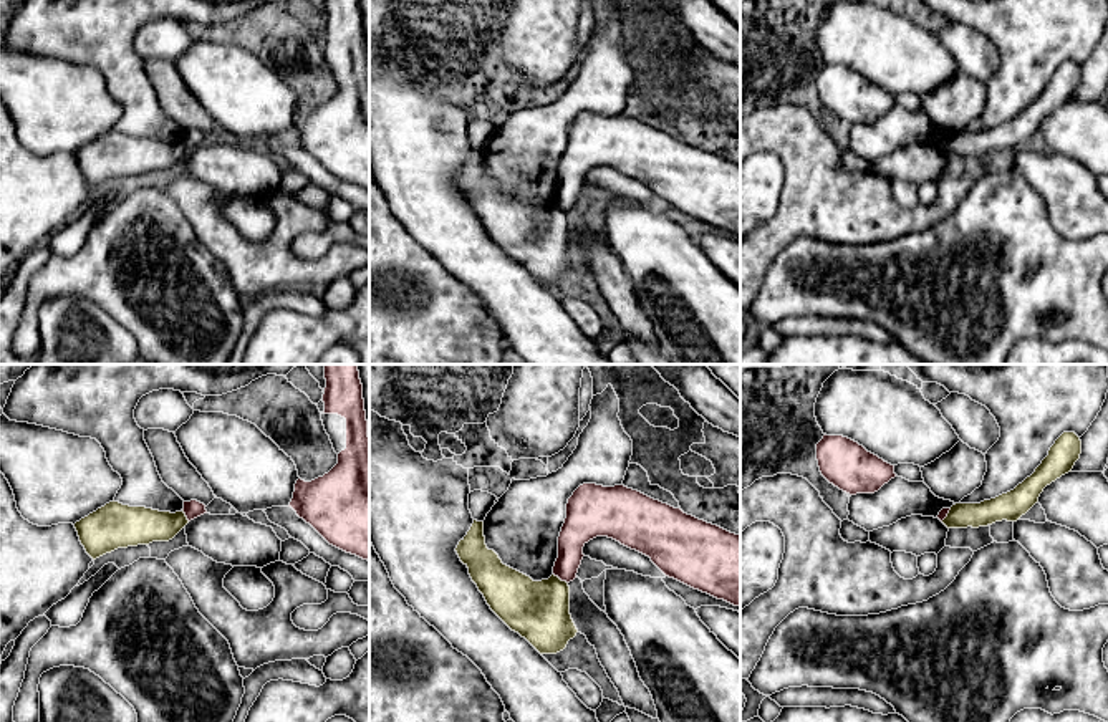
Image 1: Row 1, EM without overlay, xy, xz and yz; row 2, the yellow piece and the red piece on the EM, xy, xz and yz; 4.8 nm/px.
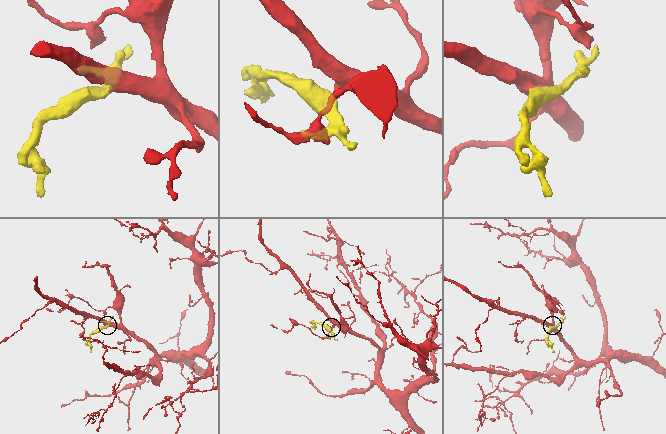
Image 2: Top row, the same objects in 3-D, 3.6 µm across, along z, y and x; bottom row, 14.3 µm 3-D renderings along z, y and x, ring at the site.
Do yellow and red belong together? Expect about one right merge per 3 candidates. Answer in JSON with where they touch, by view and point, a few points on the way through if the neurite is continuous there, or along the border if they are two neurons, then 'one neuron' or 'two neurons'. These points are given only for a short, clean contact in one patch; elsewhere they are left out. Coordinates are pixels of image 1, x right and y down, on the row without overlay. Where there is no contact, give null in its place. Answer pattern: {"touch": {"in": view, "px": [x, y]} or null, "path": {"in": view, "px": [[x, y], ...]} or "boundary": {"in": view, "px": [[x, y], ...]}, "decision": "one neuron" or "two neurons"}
{"touch": {"in": "xz", "px": [558, 207]}, "boundary": {"in": "xz", "px": [[554, 202], [567, 212]]}, "decision": "two neurons"}

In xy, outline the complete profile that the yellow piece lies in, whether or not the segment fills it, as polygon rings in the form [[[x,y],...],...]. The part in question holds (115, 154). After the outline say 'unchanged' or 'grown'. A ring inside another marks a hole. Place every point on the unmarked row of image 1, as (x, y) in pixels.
[[[109,131],[75,152],[86,182],[96,189],[118,177],[172,169],[189,152],[182,141],[159,141]]]; unchanged

